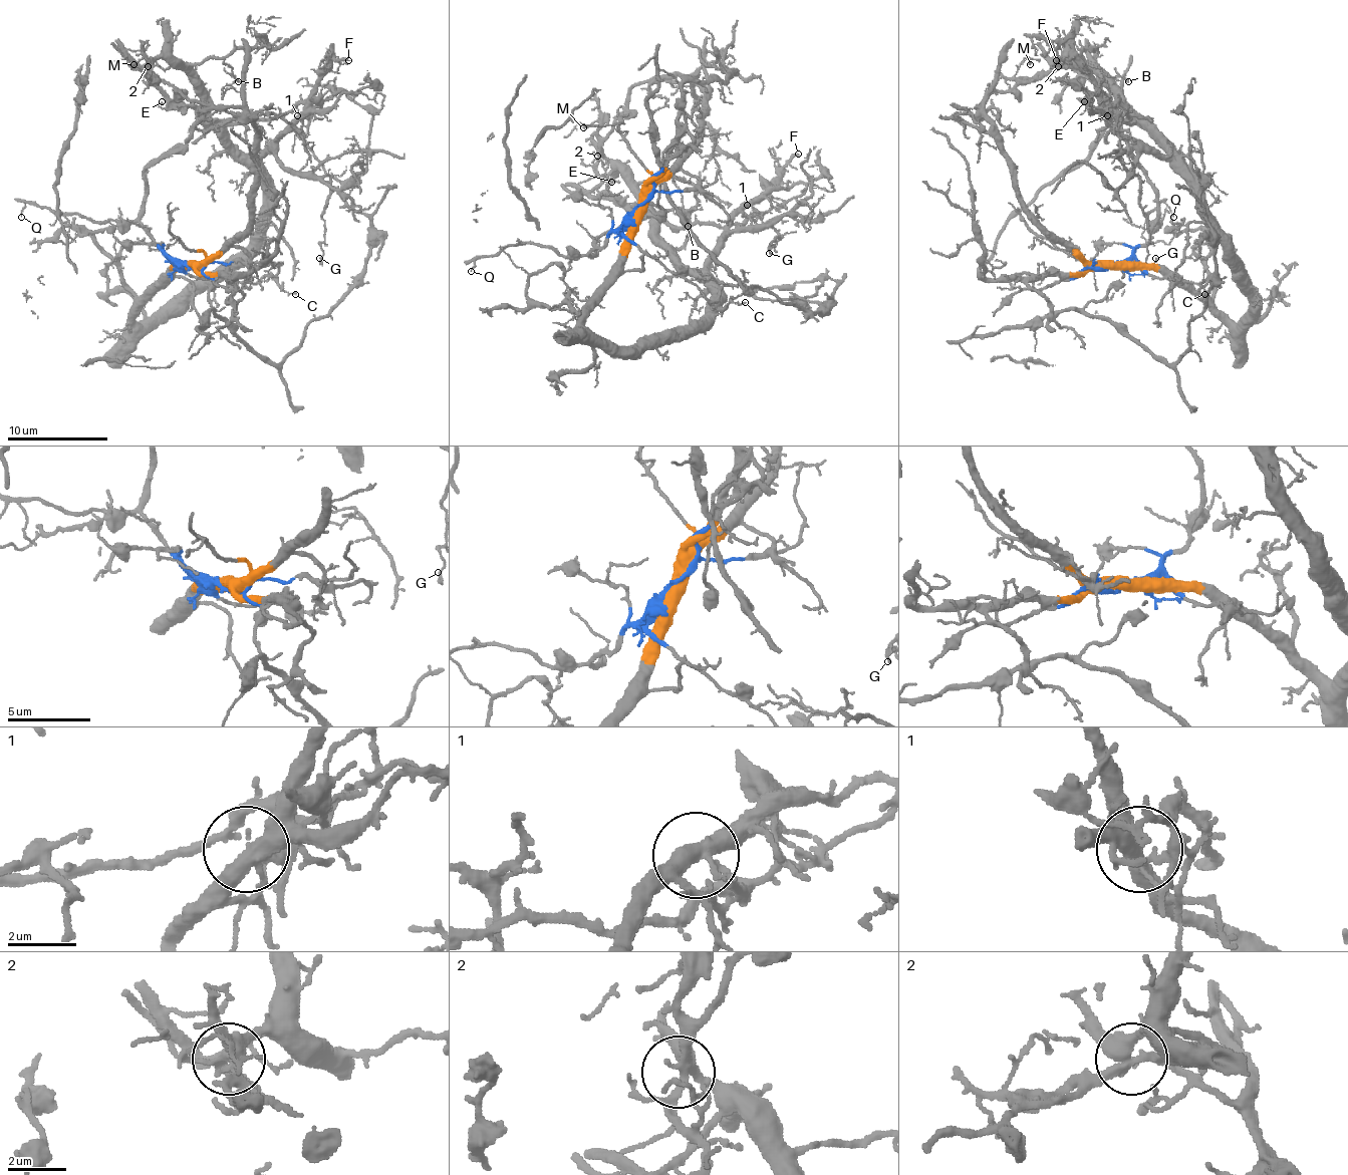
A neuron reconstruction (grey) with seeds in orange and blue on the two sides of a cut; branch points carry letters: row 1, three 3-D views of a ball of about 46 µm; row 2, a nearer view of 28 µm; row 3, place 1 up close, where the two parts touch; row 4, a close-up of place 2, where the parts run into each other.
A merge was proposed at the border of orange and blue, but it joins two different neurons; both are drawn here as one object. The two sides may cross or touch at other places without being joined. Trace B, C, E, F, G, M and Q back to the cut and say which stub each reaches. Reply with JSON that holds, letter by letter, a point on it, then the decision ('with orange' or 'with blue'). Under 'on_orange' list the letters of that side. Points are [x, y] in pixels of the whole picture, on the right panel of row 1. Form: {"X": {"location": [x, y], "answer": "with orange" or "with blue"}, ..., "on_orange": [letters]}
{"B": {"location": [1128, 81], "answer": "with orange"}, "C": {"location": [1204, 294], "answer": "with blue"}, "E": {"location": [1084, 101], "answer": "with blue"}, "F": {"location": [1056, 60], "answer": "with orange"}, "G": {"location": [1155, 258], "answer": "with orange"}, "M": {"location": [1030, 64], "answer": "with blue"}, "Q": {"location": [1173, 217], "answer": "with blue"}, "on_orange": ["B", "F", "G"]}

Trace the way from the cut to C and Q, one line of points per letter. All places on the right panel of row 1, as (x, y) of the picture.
C: (1108, 267), (1113, 262), (1133, 262), (1151, 277), (1173, 277), (1181, 282), (1211, 277), (1204, 287), (1204, 295)
Q: (1108, 267), (1121, 265), (1141, 247), (1158, 222), (1148, 222), (1146, 215), (1161, 202), (1173, 217)

